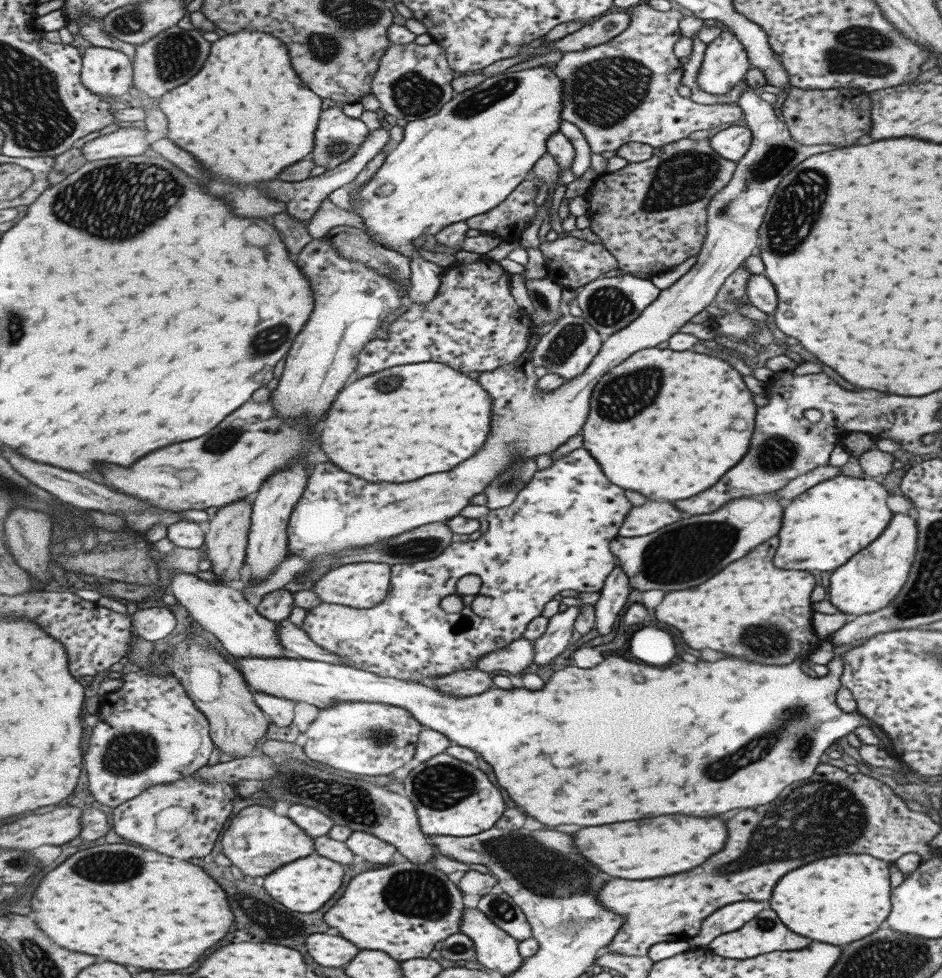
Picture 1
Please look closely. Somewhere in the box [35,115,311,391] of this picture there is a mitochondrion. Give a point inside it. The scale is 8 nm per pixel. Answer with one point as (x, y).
(118, 201)

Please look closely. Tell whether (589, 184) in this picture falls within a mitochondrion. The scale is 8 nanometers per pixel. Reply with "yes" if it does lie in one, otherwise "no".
no

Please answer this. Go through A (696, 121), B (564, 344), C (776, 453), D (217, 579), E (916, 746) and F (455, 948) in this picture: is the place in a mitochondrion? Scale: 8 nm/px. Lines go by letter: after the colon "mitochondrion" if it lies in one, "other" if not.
A: other
B: mitochondrion
C: mitochondrion
D: other
E: other
F: mitochondrion

